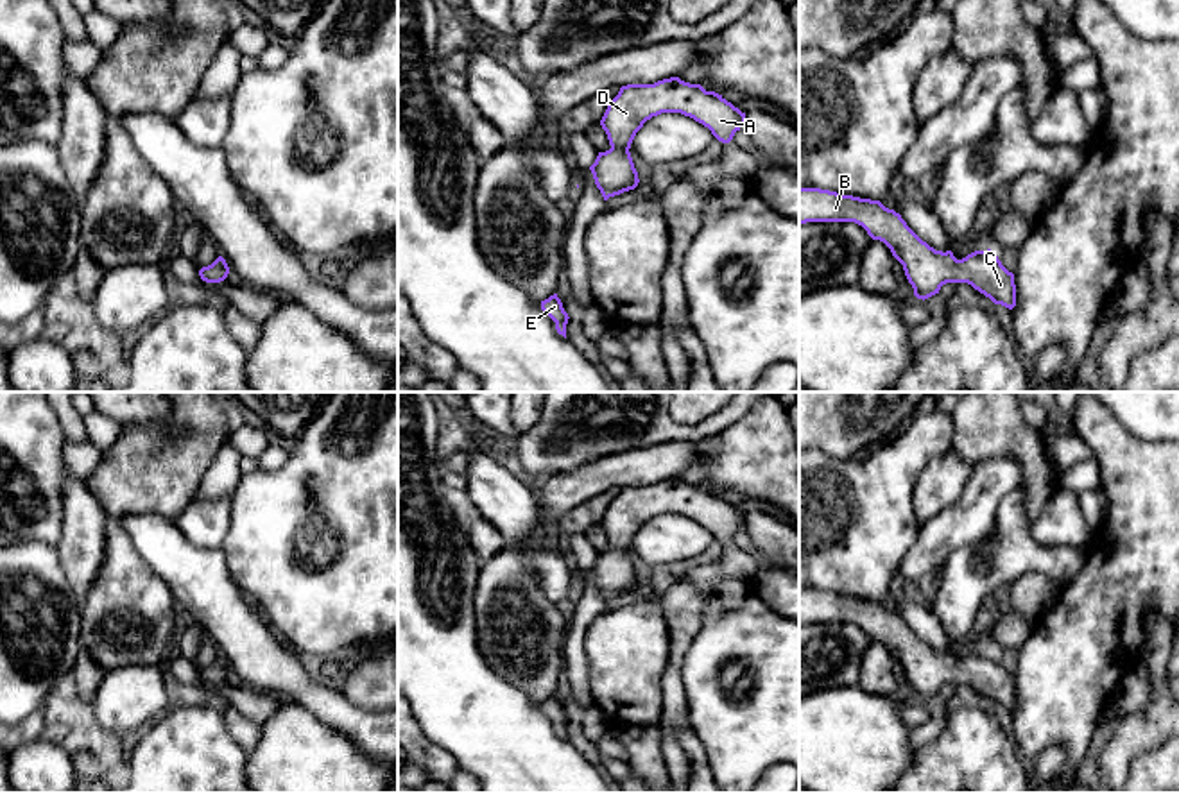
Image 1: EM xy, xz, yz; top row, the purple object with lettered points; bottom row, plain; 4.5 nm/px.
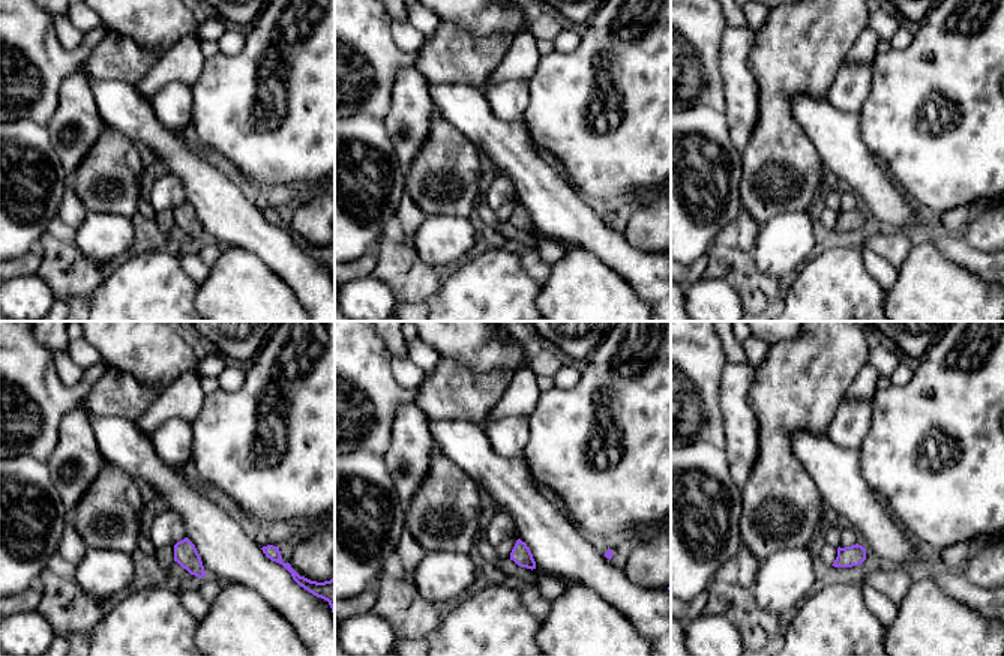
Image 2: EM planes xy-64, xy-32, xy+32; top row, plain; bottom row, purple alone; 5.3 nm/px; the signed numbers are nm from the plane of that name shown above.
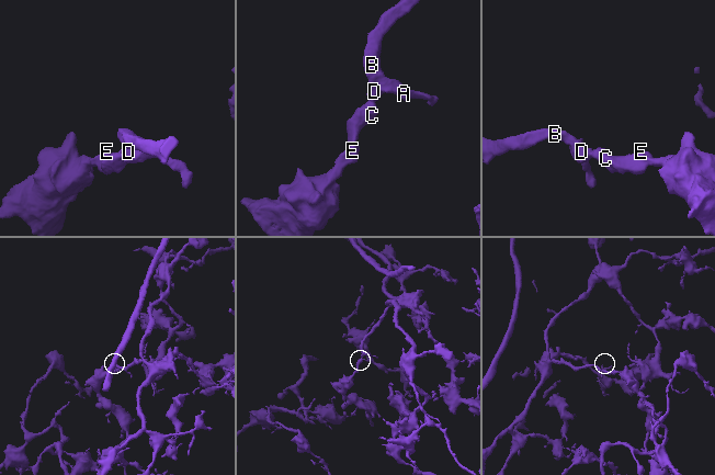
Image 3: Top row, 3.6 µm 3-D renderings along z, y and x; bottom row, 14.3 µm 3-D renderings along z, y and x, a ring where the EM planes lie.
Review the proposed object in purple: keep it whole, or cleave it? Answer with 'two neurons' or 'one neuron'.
one neuron

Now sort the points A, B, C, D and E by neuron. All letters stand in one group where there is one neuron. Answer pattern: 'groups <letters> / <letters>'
groups A B C D E

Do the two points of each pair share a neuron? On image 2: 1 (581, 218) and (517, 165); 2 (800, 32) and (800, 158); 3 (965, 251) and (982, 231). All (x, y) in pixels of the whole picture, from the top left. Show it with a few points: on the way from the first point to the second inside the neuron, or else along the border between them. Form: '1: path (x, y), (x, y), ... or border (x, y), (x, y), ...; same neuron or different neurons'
1: path (565, 212), (533, 180); same neuron
2: path (782, 63), (778, 74), (778, 126); same neuron
3: border (959, 234), (970, 245), (988, 252); different neurons

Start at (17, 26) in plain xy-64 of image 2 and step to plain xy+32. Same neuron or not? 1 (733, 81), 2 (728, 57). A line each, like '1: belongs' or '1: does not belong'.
1: does not belong
2: does not belong

